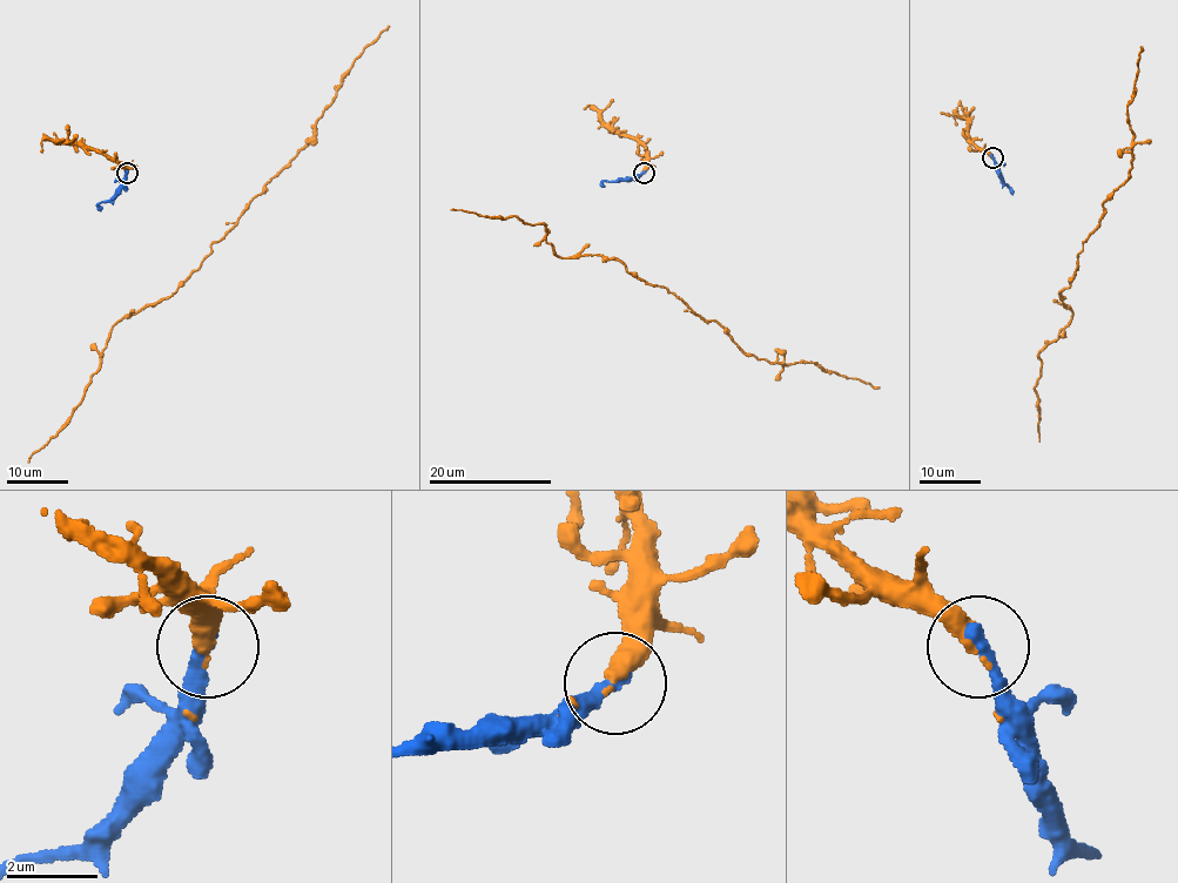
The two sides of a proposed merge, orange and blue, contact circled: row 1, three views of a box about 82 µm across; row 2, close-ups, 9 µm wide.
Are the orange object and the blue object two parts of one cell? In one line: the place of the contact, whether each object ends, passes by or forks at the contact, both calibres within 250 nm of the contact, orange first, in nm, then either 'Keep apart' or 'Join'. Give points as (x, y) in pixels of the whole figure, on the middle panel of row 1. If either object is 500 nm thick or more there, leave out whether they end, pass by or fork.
Place: (644, 173). At the ring orange ends. At the ring blue ends. Thickness 440 nm (orange) against 360 nm. Join

